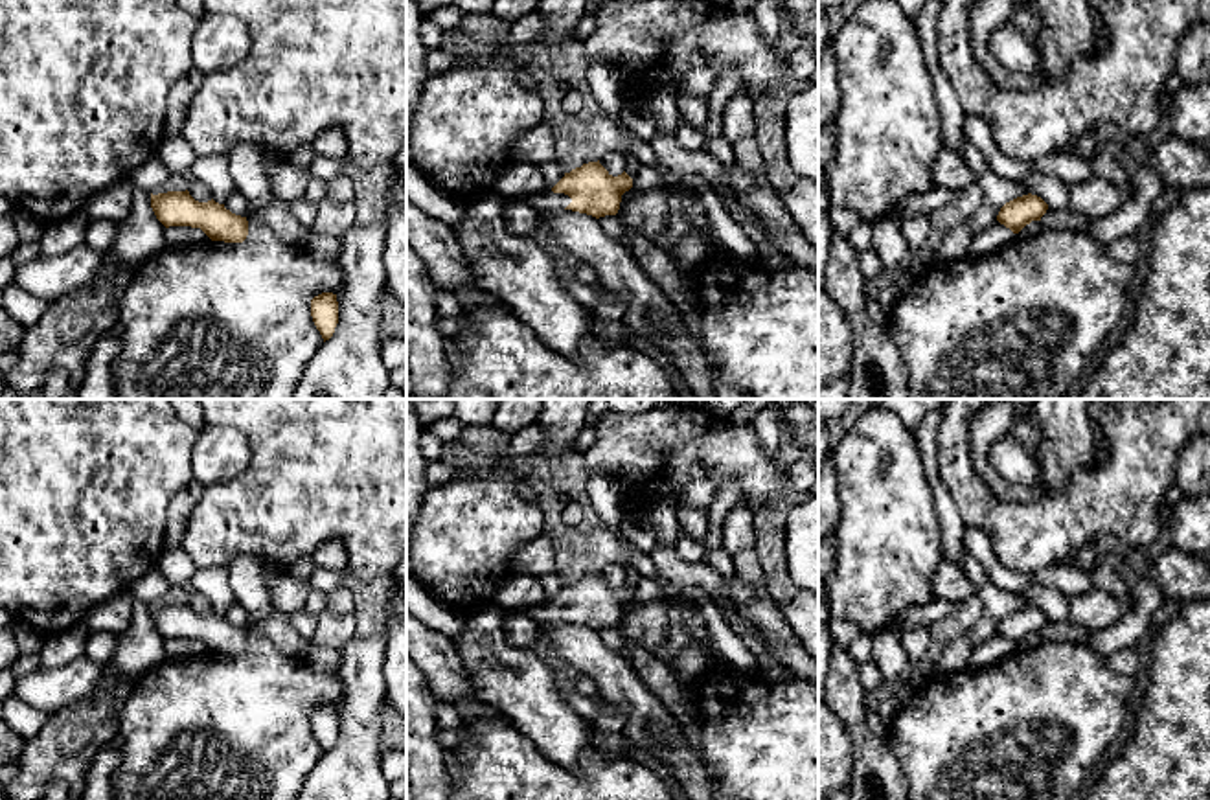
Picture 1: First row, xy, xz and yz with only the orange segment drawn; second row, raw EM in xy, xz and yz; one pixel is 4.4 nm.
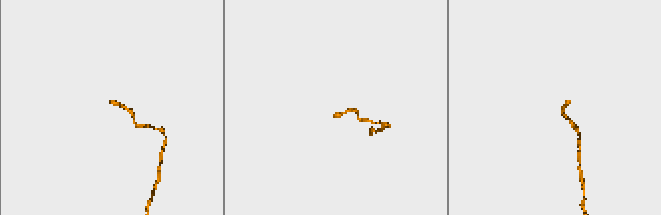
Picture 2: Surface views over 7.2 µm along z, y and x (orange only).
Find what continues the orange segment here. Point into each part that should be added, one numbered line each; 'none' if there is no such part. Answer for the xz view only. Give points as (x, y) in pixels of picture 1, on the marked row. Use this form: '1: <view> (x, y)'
1: xz (548, 201)

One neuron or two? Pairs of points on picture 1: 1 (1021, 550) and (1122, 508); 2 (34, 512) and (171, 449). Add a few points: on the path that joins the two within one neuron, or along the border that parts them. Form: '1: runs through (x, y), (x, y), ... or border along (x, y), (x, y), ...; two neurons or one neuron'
1: runs through (1047, 530), (1084, 508), (1096, 508); one neuron
2: runs through (68, 486), (94, 488), (131, 455), (136, 455); one neuron

